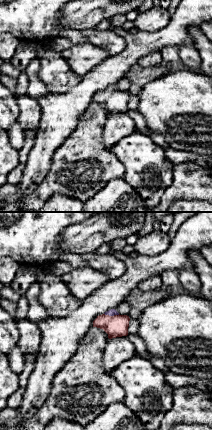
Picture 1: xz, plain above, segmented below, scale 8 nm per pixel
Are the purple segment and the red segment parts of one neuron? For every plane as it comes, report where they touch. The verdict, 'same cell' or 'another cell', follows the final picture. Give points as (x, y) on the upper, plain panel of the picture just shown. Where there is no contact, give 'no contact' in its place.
meets purple at (112, 91)

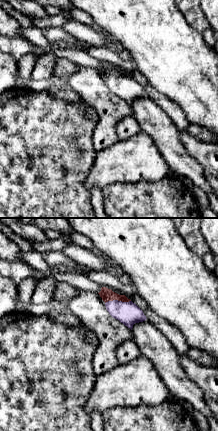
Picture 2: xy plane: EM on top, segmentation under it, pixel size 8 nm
meets purple at (117, 76)

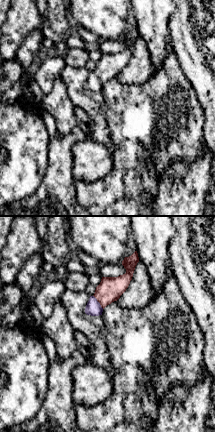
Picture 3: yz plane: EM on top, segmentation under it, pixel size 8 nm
meets purple at (98, 78)

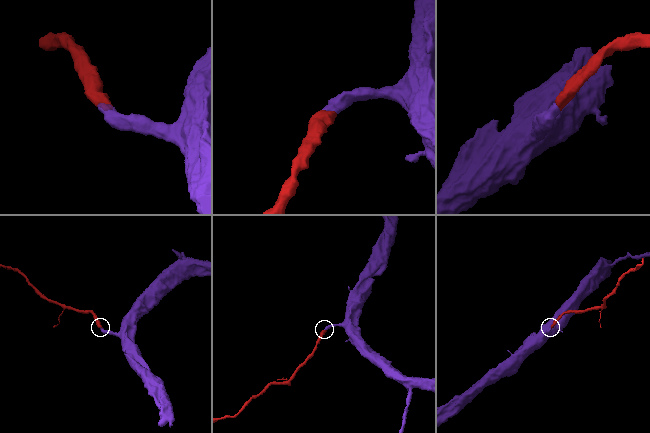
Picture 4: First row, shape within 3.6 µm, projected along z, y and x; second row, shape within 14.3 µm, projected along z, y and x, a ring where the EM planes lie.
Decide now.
same cell

